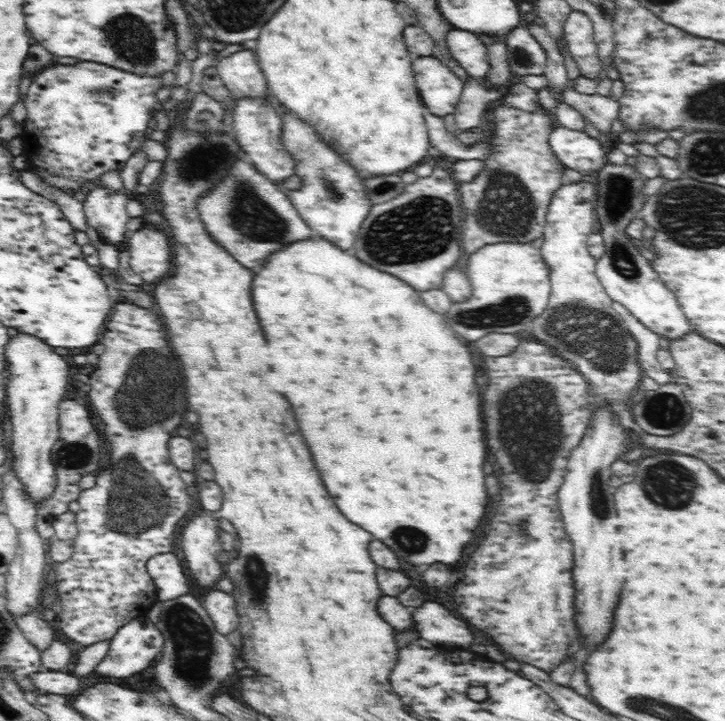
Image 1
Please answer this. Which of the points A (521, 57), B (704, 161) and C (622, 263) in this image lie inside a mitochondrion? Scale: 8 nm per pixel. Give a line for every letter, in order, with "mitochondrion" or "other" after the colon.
A: mitochondrion
B: mitochondrion
C: mitochondrion

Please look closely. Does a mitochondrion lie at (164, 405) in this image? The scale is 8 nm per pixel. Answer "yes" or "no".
yes

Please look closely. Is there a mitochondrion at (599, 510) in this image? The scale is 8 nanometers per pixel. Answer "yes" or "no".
yes

